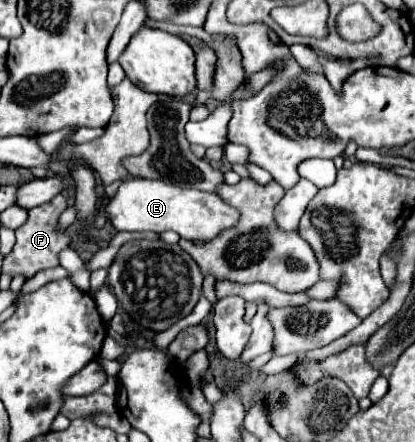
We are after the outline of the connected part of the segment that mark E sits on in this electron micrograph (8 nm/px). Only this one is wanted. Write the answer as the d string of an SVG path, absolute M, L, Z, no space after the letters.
M143 178L123 180L117 194L107 200L105 214L113 224L113 228L119 232L121 230L129 230L129 232L173 230L185 240L201 238L205 242L209 242L221 230L237 222L237 210L223 204L215 192L201 192L201 190L165 184L161 180L143 180Z

